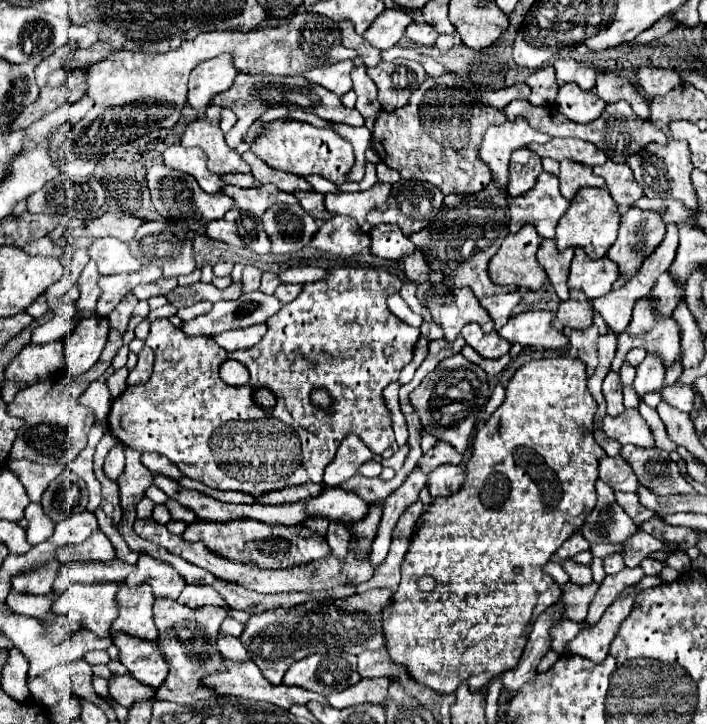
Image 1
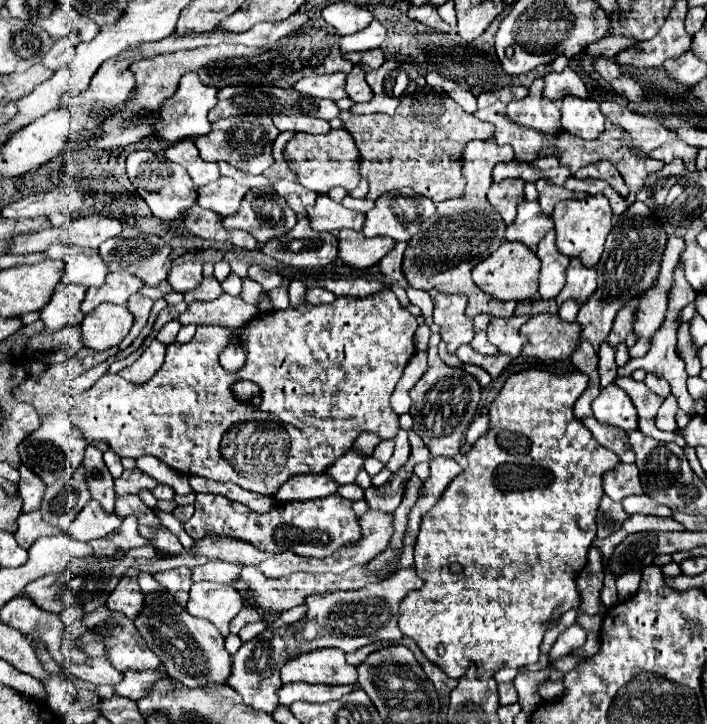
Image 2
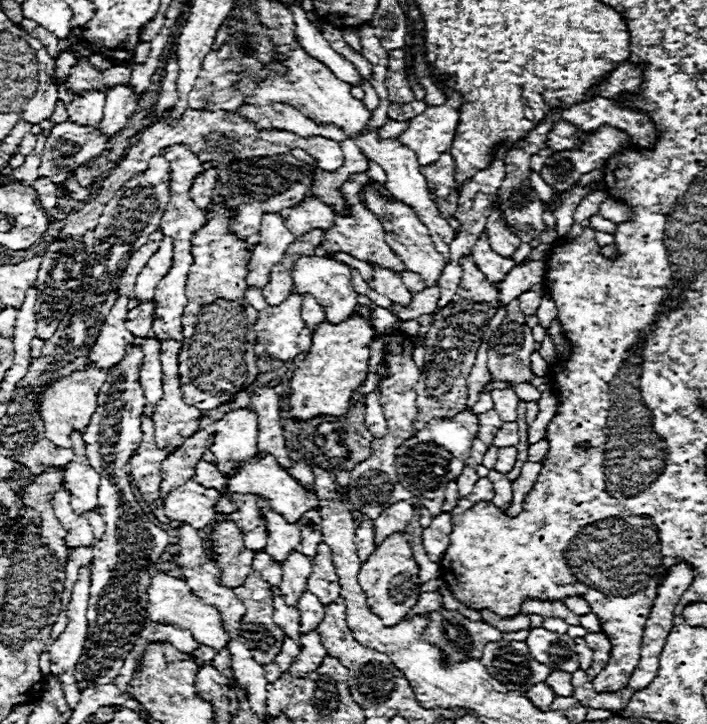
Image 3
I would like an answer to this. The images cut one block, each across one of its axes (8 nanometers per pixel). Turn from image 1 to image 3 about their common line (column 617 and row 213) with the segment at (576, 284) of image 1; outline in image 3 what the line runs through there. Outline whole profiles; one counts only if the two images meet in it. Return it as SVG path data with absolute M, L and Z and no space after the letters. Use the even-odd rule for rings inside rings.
M266 212L262 216L260 240L248 260L248 284L264 288L272 266L282 260L284 250L292 240L296 240L296 236L286 228L284 216L278 212Z

